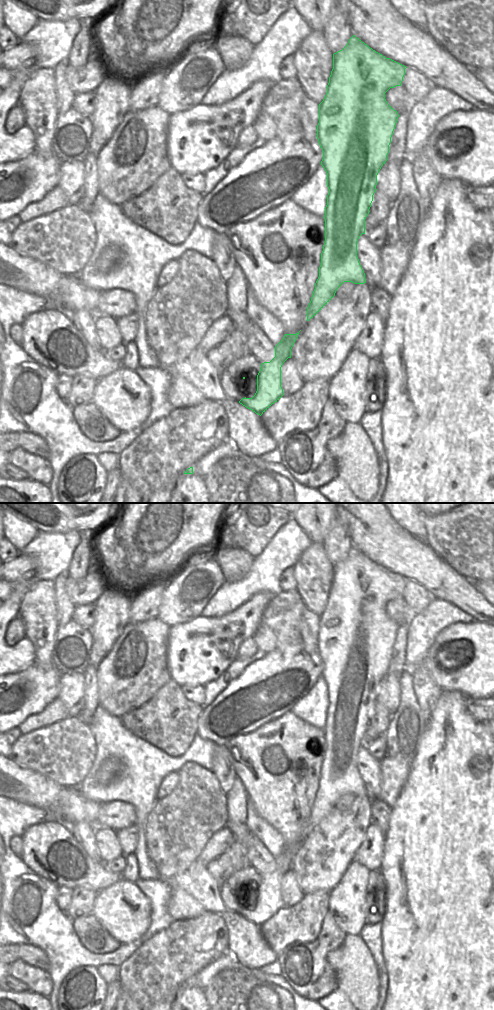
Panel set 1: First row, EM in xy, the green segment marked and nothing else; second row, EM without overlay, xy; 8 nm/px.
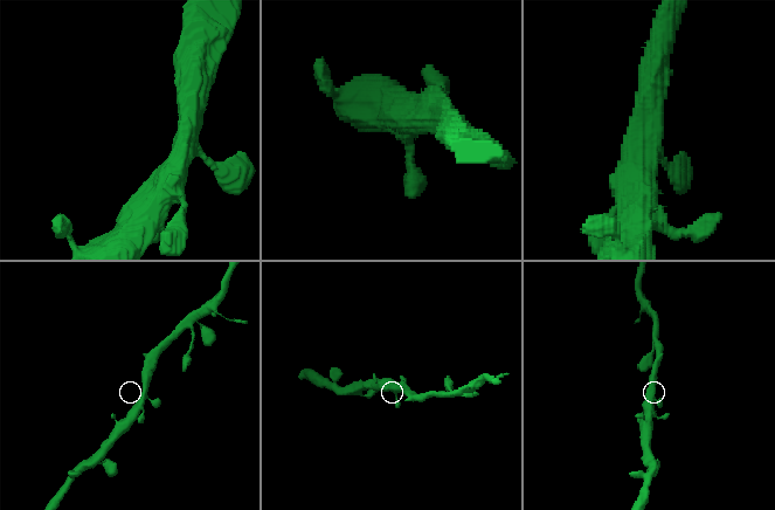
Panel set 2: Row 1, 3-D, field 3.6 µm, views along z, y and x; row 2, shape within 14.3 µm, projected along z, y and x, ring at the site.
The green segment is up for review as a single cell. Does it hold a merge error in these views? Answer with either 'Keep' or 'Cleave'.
Keep

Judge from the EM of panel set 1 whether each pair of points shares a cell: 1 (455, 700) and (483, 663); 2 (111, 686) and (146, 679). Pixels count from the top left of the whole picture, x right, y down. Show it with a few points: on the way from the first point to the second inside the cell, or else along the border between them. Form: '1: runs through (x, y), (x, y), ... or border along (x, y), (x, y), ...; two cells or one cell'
1: border along (443, 689), (455, 689), (467, 697); two cells
2: runs through (120, 686), (127, 679), (137, 679); one cell

